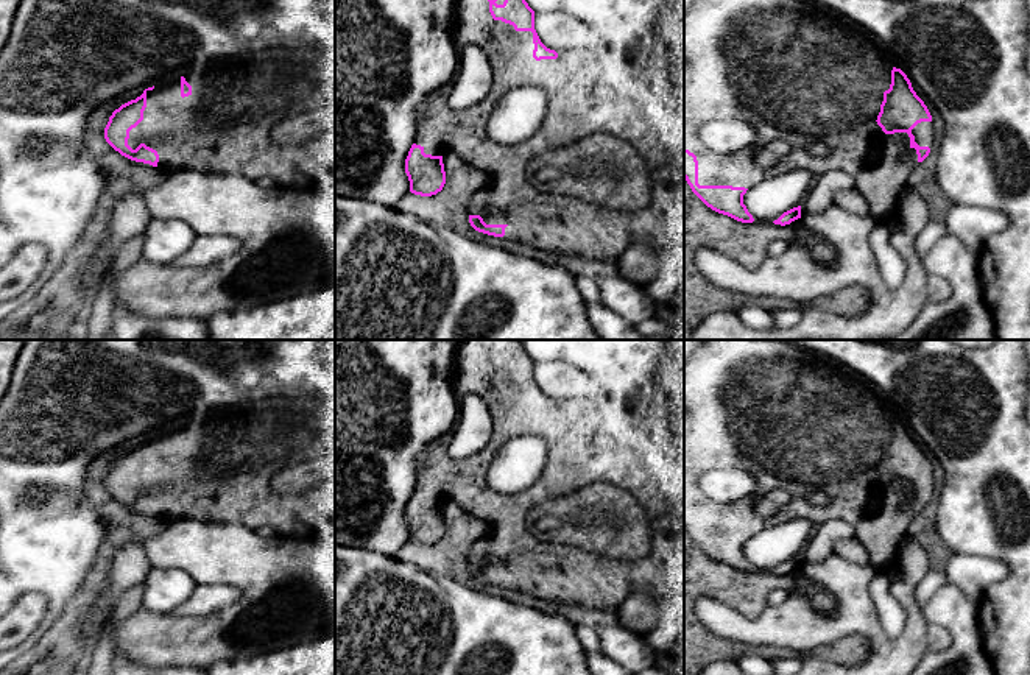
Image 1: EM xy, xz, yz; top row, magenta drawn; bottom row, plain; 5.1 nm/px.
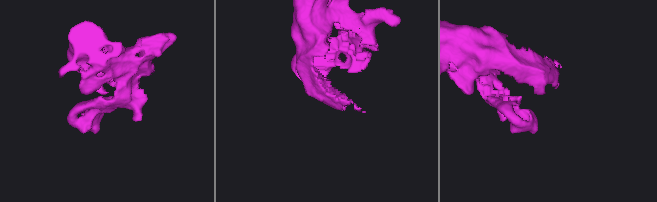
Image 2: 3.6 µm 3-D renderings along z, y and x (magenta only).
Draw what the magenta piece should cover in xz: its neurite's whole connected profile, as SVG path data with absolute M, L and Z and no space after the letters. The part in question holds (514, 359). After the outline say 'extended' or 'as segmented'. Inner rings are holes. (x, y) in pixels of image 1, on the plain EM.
M486 340L486 348L494 369L510 373L516 380L533 382L533 407L536 410L558 407L555 399L547 398L541 391L534 379L534 360L525 351L522 340Z; as segmented

